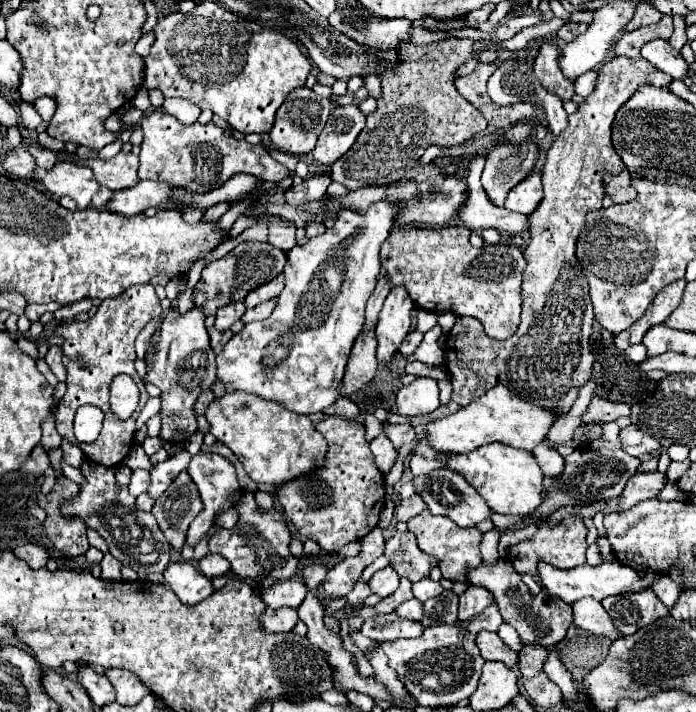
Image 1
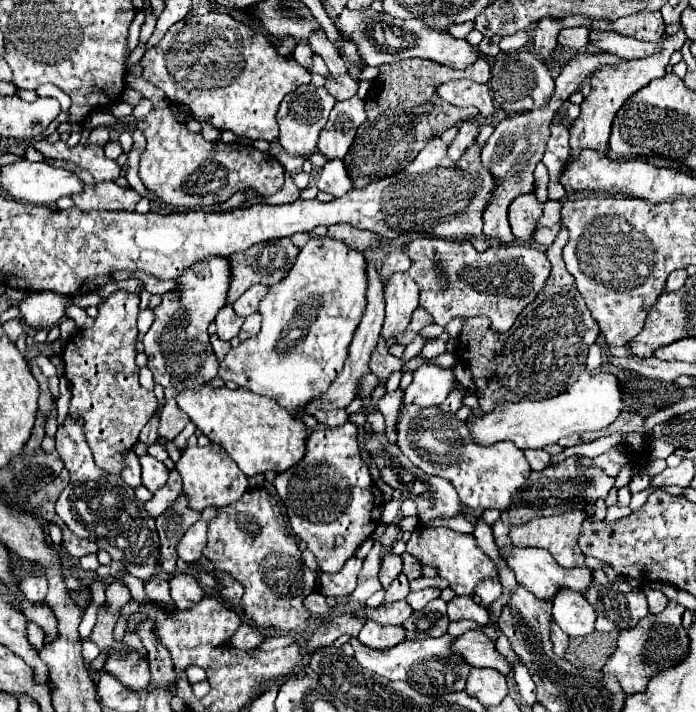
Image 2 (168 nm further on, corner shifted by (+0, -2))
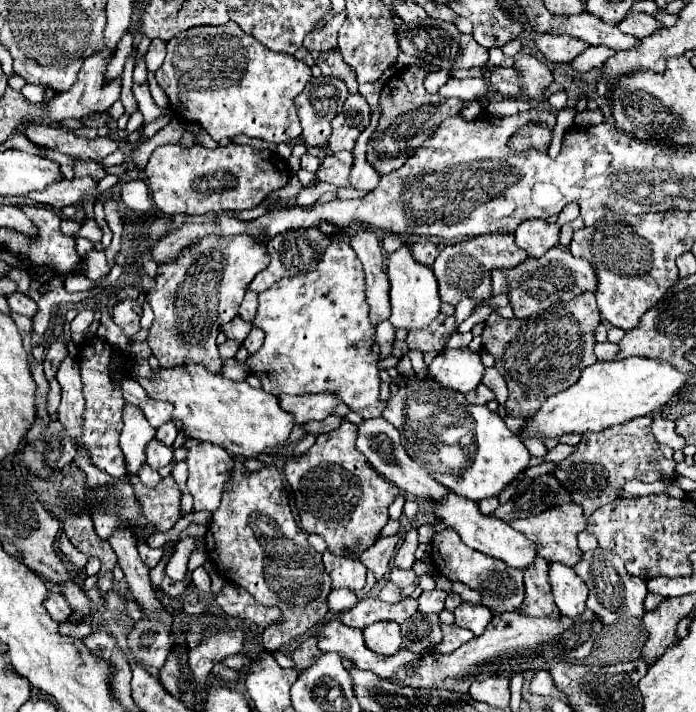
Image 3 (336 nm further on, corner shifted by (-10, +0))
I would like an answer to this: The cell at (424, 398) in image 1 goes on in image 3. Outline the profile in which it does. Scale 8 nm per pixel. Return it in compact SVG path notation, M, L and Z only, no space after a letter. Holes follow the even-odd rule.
M446 348L428 366L428 376L438 380L446 388L466 394L482 382L484 364L478 352L472 352L468 348Z

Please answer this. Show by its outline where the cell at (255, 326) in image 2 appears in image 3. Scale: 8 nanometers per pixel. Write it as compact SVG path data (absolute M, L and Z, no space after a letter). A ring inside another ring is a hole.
M254 328L254 330L246 336L246 340L242 342L242 346L248 350L248 354L256 354L256 352L260 350L262 342L264 342L264 332L262 332L260 328Z

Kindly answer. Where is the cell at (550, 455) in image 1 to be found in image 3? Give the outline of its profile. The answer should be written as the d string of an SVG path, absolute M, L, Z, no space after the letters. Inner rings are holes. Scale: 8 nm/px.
M526 438L526 440L522 440L524 442L524 446L528 448L528 452L532 454L532 456L544 456L548 450L546 450L546 446L542 444L542 440L538 440L538 438Z

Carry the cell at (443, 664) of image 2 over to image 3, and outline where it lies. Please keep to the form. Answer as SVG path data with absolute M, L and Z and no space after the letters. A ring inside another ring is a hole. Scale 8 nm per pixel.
M336 618L326 622L314 636L318 638L318 648L322 652L336 652L340 654L340 658L352 660L356 668L370 670L382 678L392 676L394 670L398 670L398 666L410 668L410 664L418 660L418 656L422 656L422 654L414 654L406 650L400 650L394 656L378 656L366 648L362 640L362 630L346 628Z

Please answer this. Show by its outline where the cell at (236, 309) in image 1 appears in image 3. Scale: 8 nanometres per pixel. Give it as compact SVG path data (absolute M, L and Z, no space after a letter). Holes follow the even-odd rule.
M236 316L234 320L230 320L228 324L222 326L222 332L226 334L226 338L240 340L240 342L248 336L250 330L252 330L252 324L250 324L250 322L244 322L240 316Z

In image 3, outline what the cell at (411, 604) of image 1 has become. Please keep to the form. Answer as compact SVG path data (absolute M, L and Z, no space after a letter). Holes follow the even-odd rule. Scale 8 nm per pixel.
M364 598L352 610L340 614L340 622L350 628L366 628L374 622L396 622L402 624L406 618L414 616L418 610L418 602L414 598L404 598L398 604L386 604L380 598Z

